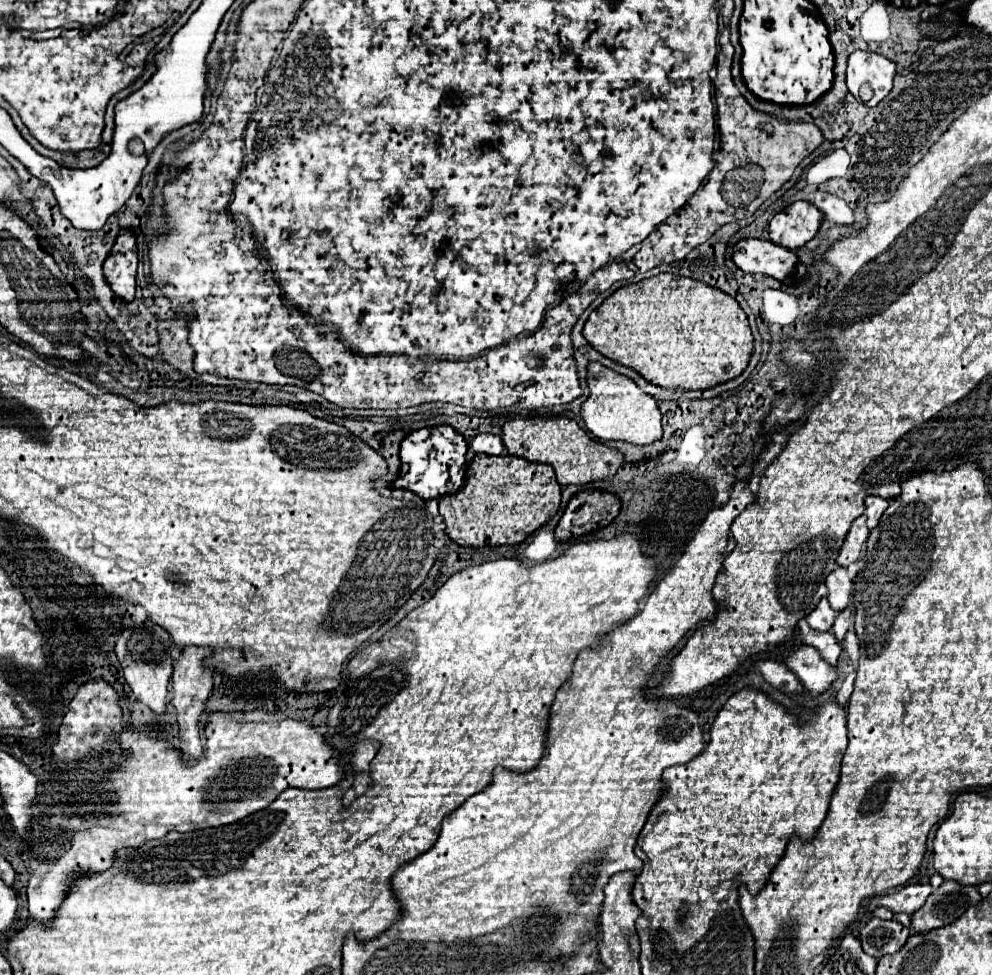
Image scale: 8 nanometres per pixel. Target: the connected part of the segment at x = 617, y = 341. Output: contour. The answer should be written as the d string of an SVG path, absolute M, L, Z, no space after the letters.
M659 273L619 287L585 321L585 339L605 357L639 371L647 381L667 389L705 389L743 373L753 353L753 335L739 303L717 287L673 273Z

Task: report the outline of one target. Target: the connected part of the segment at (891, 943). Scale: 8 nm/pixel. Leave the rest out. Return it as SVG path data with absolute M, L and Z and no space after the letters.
M869 919L867 925L859 933L859 941L863 945L863 951L875 959L883 955L897 953L905 941L909 939L911 931L903 927L899 921L883 921L883 919Z

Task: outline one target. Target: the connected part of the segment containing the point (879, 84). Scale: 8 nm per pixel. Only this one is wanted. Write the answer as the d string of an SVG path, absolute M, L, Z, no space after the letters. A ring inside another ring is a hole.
M855 51L847 65L847 87L855 97L859 97L859 89L869 85L873 89L873 97L863 103L867 107L875 107L883 97L889 95L895 73L895 63L887 57L869 51Z

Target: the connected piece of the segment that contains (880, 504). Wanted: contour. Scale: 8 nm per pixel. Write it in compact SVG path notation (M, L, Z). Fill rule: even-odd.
M871 495L865 499L865 517L867 517L867 527L873 529L879 521L879 517L883 515L883 511L889 507L889 499Z

